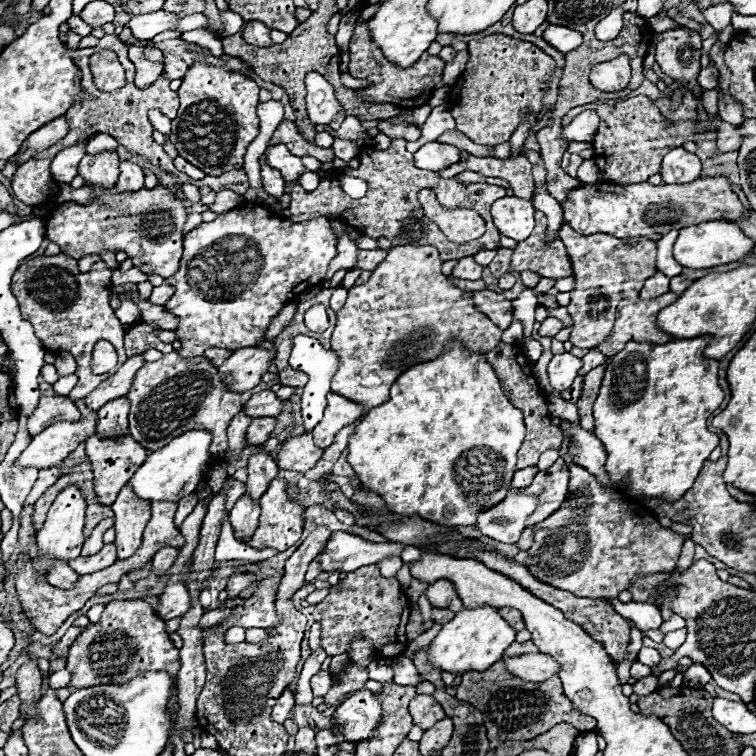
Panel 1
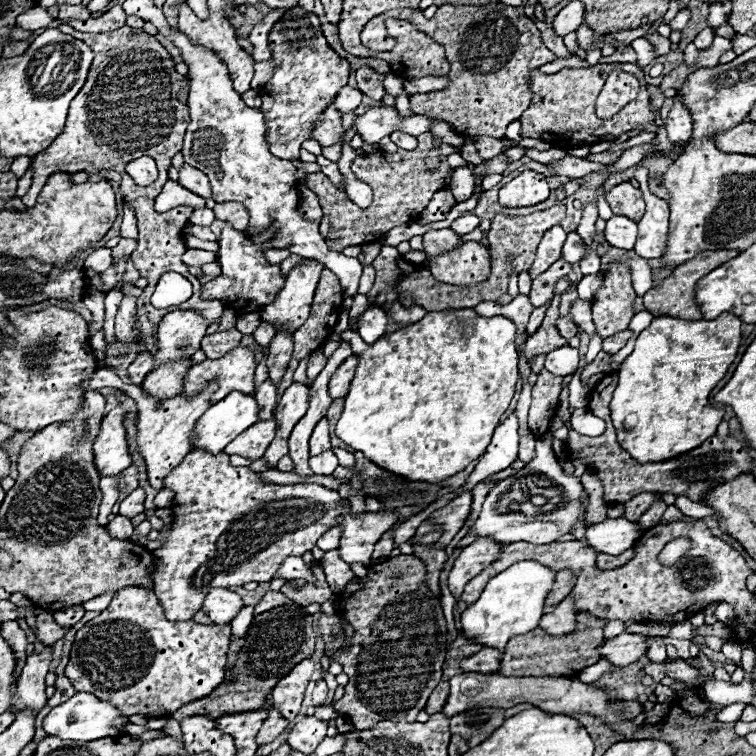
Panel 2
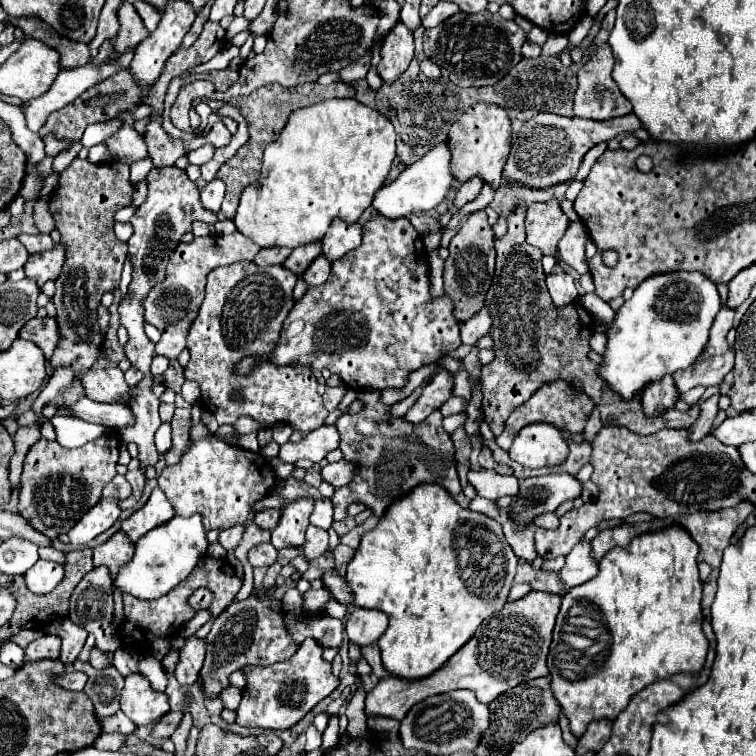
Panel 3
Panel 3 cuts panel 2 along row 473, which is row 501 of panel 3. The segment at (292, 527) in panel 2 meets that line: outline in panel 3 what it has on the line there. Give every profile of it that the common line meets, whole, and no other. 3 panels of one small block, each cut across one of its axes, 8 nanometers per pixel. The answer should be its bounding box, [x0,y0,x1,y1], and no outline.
[158,424,276,530]

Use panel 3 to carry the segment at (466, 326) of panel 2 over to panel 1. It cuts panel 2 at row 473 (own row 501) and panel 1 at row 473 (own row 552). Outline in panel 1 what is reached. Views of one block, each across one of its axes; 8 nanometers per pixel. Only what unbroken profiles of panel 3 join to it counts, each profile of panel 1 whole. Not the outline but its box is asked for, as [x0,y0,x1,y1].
[348,342,526,526]

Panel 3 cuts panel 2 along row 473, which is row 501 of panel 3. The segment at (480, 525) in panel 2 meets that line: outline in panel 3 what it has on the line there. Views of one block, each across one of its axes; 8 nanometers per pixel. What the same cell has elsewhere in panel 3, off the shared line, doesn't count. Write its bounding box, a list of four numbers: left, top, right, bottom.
[510,474,582,524]

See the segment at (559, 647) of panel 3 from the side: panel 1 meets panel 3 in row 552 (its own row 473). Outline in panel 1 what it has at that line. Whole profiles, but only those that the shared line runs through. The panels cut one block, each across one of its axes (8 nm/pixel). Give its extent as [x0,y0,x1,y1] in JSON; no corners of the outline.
[594,336,724,502]

